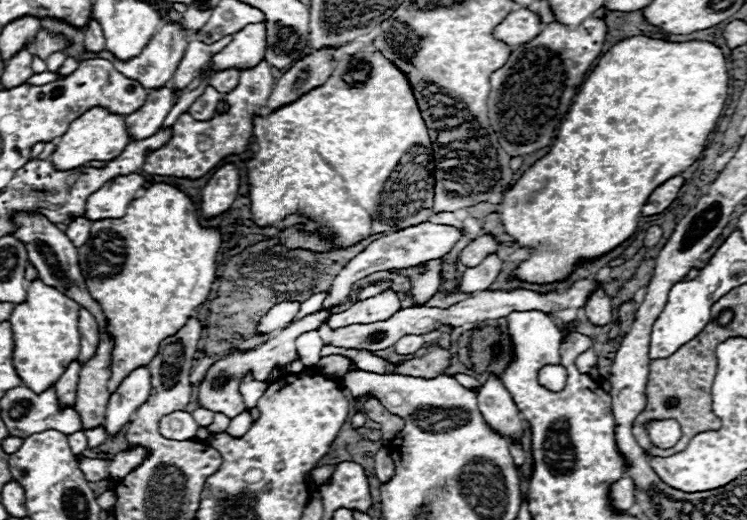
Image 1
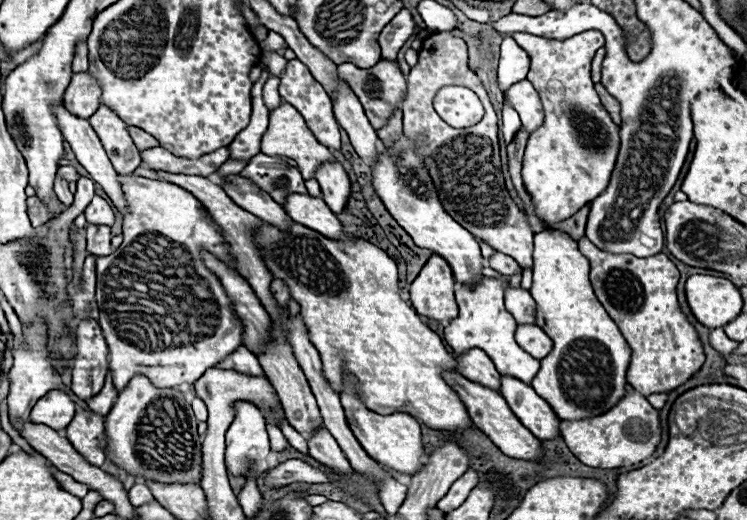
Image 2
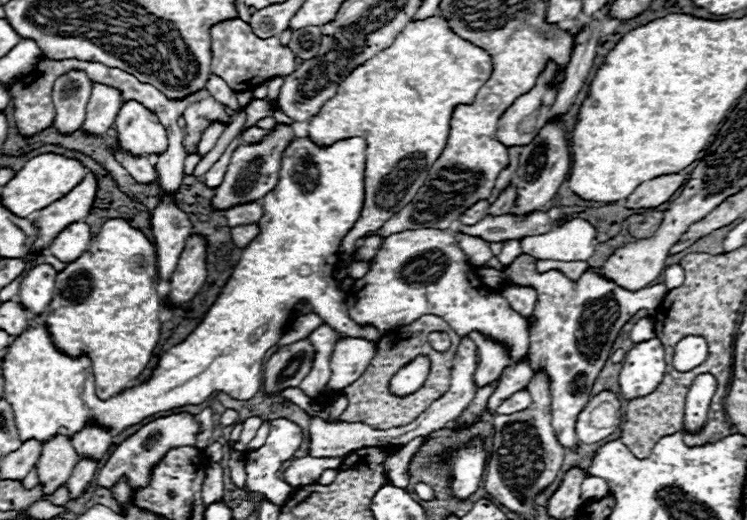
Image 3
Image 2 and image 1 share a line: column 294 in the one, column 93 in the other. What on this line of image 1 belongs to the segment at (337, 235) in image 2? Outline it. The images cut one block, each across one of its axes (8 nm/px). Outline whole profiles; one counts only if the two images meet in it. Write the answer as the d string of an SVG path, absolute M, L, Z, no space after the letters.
M136 172L110 180L86 200L84 216L92 222L104 218L122 218L126 214L128 204L138 196L142 184L144 176Z

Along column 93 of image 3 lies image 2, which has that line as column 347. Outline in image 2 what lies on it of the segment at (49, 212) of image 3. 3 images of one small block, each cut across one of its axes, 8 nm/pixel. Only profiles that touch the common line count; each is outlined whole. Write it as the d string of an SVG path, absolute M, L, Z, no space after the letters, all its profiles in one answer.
M338 162L324 164L316 172L316 180L320 182L322 198L332 208L332 212L336 212L336 214L344 212L350 192L352 192L350 178L348 178L346 170Z

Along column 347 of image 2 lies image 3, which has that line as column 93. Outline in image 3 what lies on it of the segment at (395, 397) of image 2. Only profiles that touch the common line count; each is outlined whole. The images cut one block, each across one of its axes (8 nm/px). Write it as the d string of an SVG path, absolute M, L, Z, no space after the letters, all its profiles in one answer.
M124 218L106 220L100 234L94 236L90 248L70 262L56 276L54 300L46 310L46 324L50 324L50 334L54 336L54 344L62 348L66 354L82 354L86 352L92 360L92 370L96 376L96 396L112 398L128 388L128 384L142 374L148 366L152 352L160 338L160 310L162 298L156 292L158 286L158 268L156 268L156 248L154 244L138 230L132 228Z

